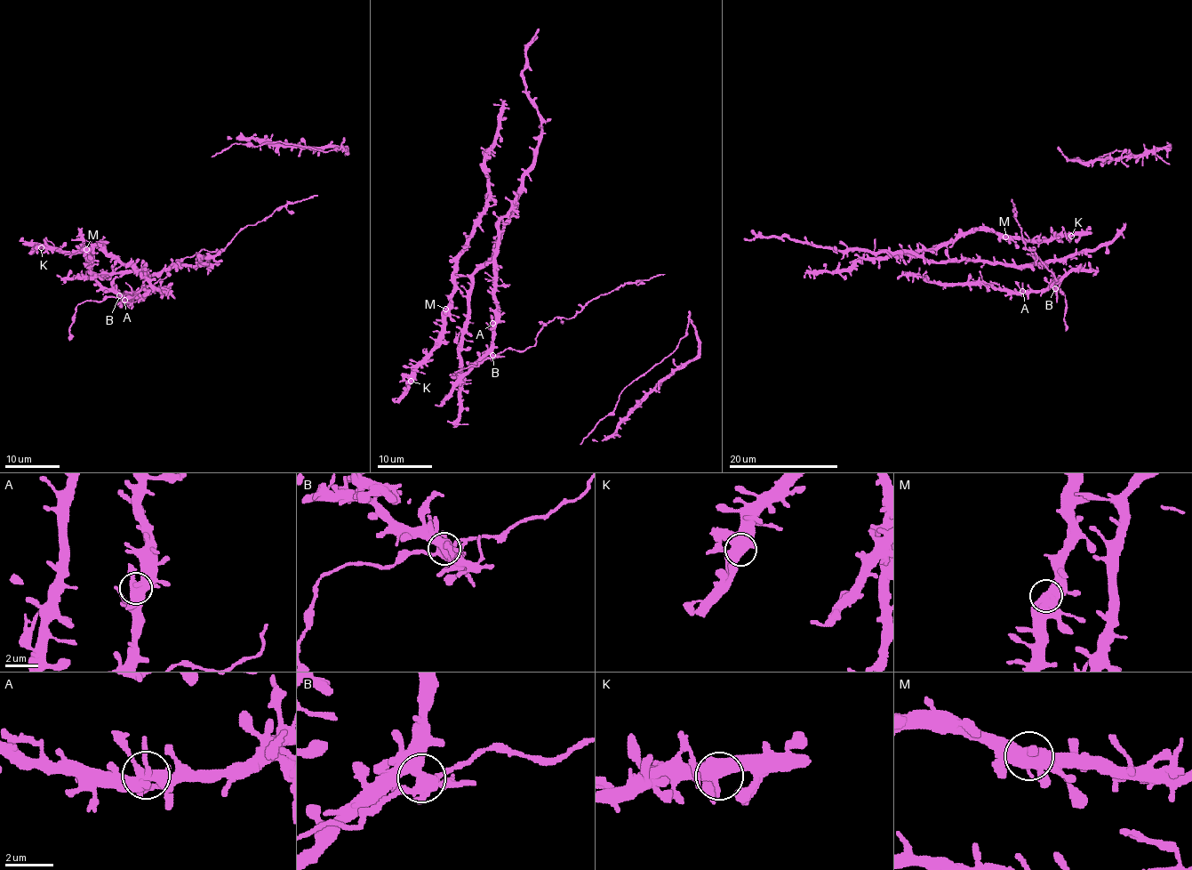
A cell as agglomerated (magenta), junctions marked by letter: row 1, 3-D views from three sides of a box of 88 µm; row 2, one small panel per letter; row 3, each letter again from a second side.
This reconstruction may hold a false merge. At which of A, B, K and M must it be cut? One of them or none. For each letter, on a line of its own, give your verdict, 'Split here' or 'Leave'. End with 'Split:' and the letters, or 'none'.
A: Leave
B: Split here
K: Leave
M: Leave
Split: B

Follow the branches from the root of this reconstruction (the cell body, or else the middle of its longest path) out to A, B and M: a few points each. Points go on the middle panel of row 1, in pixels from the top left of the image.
A: (496, 248), (495, 320), (492, 323)
B: (496, 248), (495, 328), (492, 356)
M: (496, 248), (498, 223), (510, 207), (505, 197), (483, 212), (468, 248), (458, 261), (454, 293), (445, 309)

